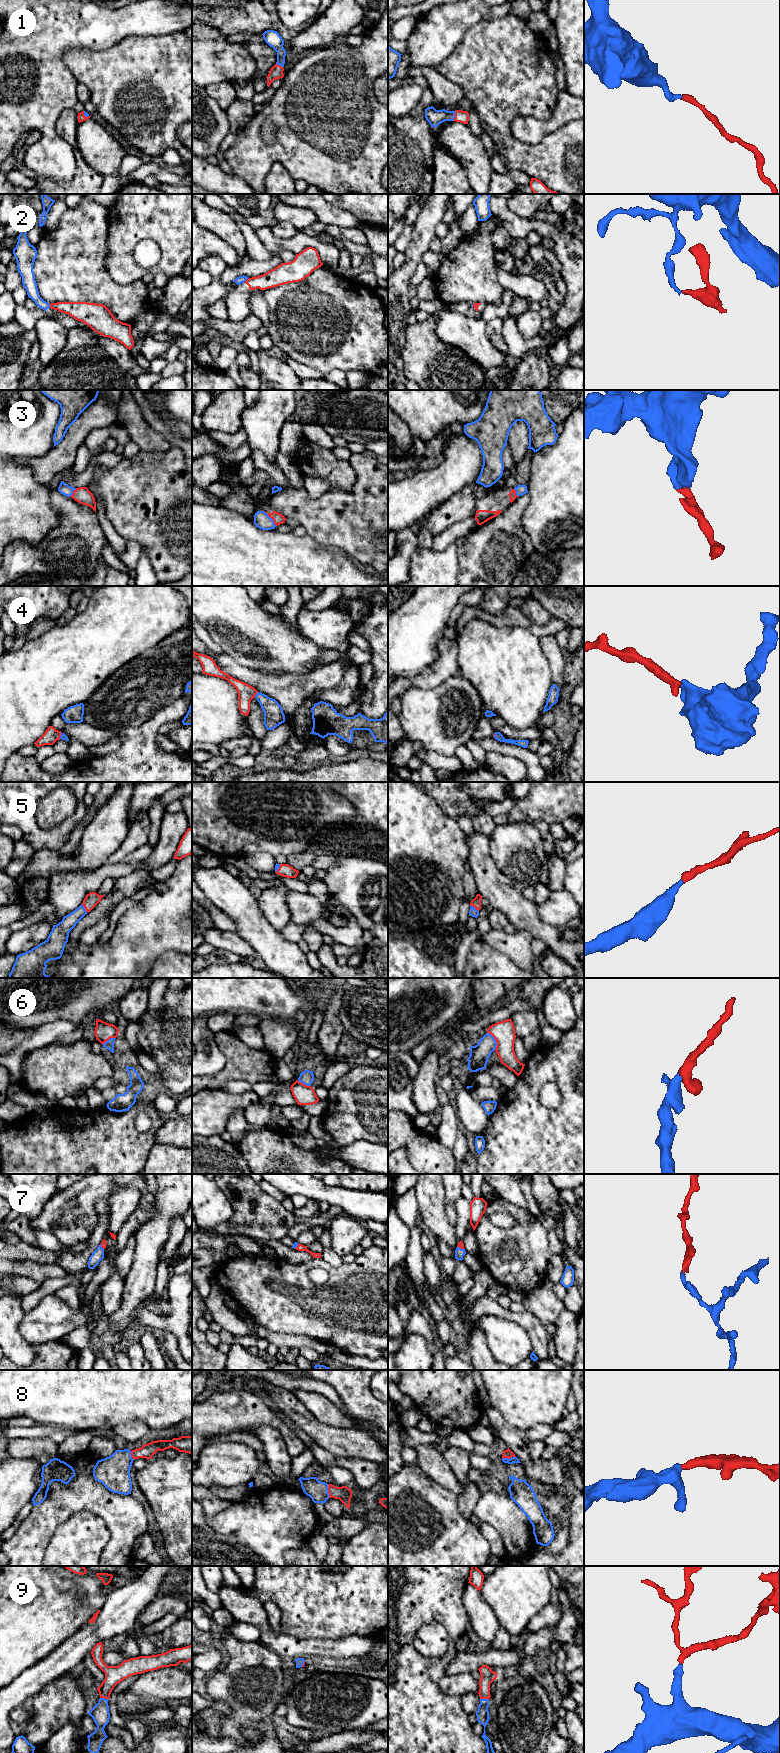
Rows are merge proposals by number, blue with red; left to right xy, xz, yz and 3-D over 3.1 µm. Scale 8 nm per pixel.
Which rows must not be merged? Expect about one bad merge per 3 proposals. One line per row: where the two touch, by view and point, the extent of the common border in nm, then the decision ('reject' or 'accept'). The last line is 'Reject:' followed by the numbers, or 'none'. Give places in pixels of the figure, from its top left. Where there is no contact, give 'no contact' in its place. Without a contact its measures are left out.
1: meets blue in yz at (454, 116); contact 80 nm long; accept
2: meets blue in xy at (49, 306); contact 30 nm long; accept
3: meets blue in xz at (271, 518); contact 160 nm long; accept
4: meets blue in xz at (256, 694); contact 60 nm long; accept
5: meets blue in yz at (474, 907); contact 90 nm long; accept
6: meets blue in yz at (495, 1040); contact 160 nm long; accept
7: meets blue in yz at (460, 1248); contact 70 nm long; accept
8: meets blue in xz at (327, 1491); contact 110 nm long; accept
9: meets blue in xy at (104, 1698); contact 70 nm long; accept
Reject: none

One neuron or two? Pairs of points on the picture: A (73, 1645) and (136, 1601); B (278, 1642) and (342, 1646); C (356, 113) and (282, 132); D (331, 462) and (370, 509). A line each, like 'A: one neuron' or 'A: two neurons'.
A: one neuron
B: one neuron
C: one neuron
D: two neurons

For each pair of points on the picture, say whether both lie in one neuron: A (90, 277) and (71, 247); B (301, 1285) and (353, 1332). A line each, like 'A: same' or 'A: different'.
A: same
B: same

